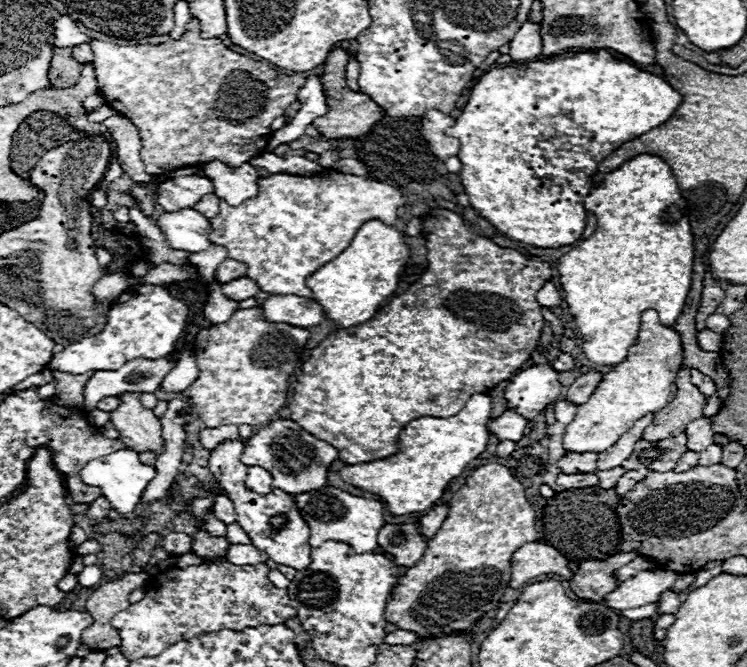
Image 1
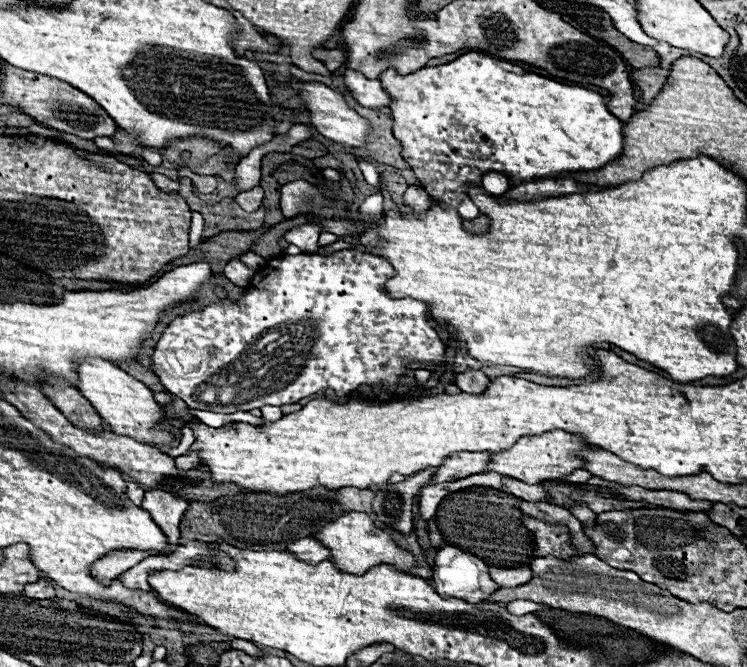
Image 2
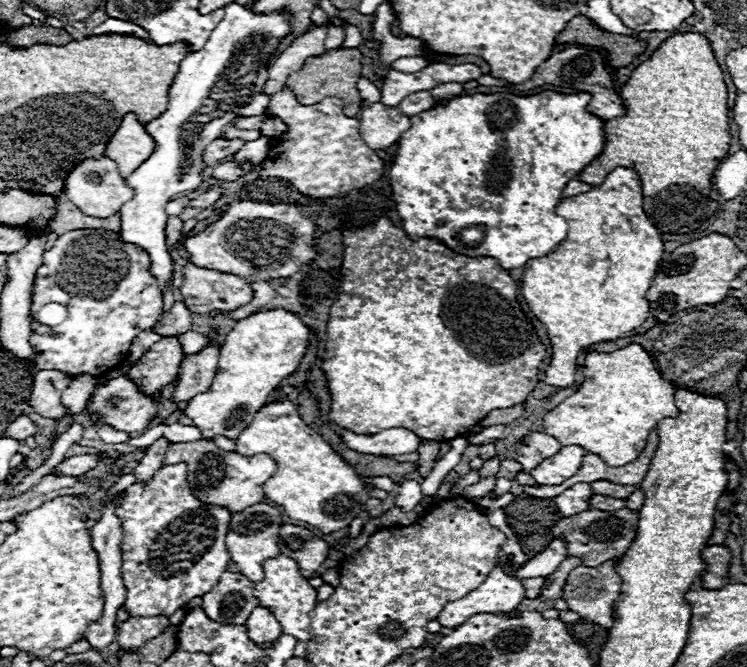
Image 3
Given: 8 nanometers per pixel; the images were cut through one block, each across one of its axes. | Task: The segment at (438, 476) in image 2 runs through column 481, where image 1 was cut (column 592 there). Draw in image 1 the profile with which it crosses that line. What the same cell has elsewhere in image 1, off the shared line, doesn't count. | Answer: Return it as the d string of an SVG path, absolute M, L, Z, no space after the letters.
M568 452L558 462L558 466L562 468L562 472L568 474L588 474L588 472L596 472L596 460L598 460L596 452L584 452L584 454Z

